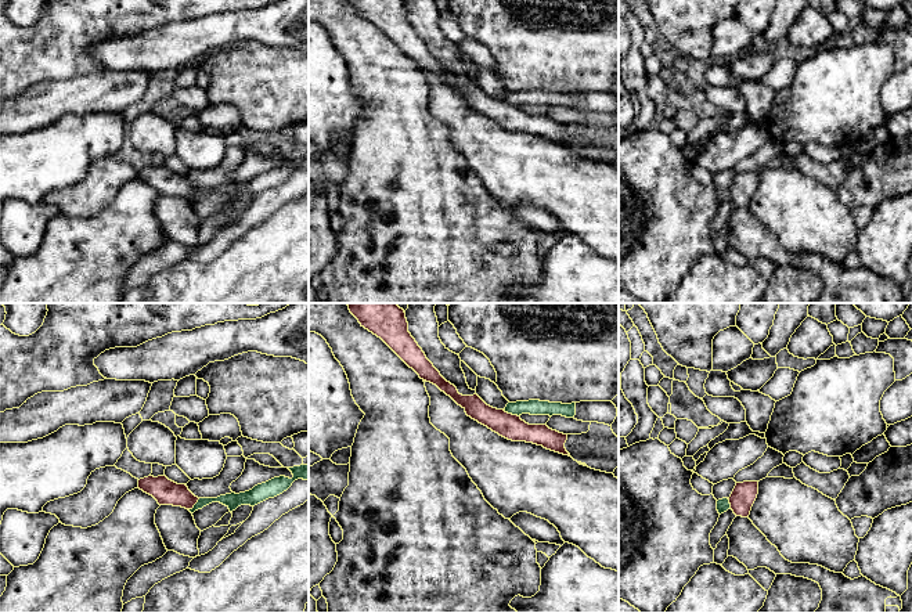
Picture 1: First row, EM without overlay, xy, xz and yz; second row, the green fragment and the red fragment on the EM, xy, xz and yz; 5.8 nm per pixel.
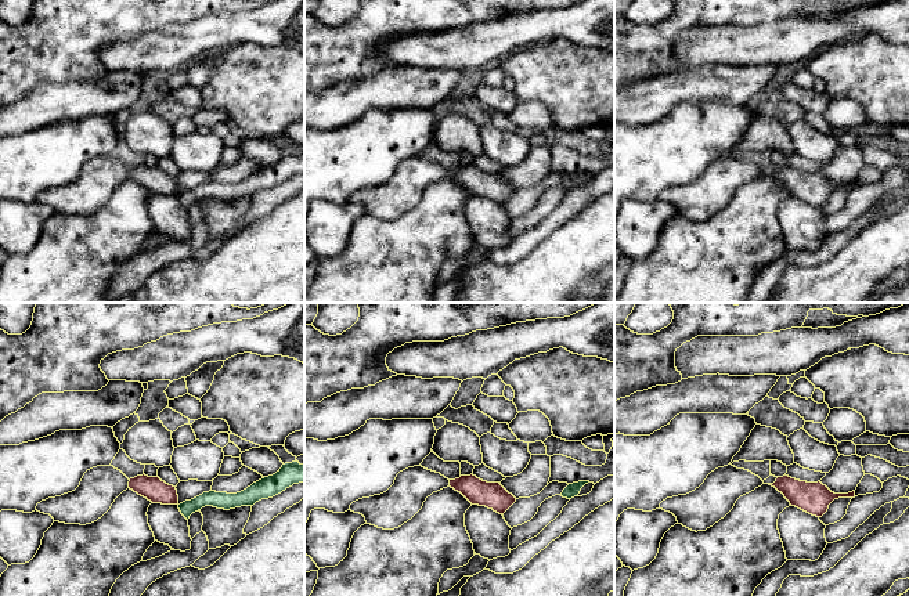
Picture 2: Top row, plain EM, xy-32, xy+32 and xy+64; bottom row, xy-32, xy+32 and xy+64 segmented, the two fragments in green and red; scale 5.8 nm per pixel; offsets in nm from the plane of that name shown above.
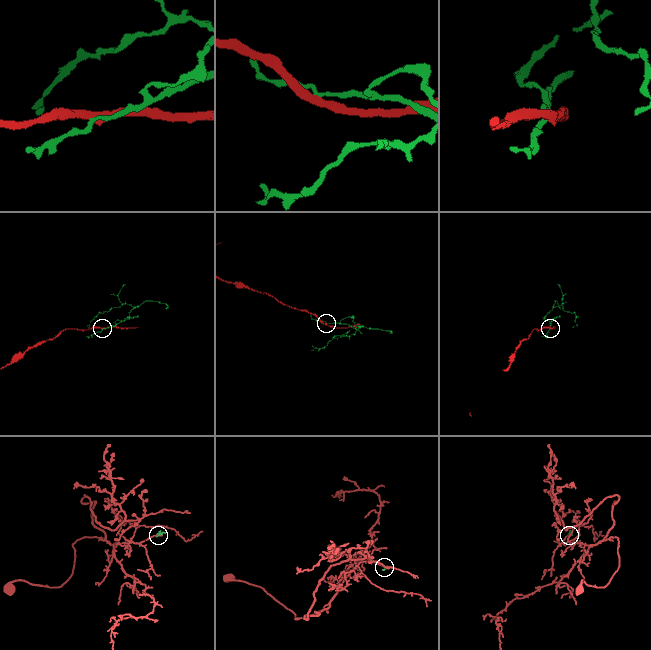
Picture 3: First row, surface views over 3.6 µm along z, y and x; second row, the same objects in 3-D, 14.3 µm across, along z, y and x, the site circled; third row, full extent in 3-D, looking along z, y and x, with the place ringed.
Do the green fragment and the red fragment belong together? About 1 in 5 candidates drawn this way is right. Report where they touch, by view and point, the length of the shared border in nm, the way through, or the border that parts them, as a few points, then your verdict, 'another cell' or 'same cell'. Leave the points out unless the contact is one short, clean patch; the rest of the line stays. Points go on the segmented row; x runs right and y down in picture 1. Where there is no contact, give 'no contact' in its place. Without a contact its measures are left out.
meets green in xz at (511, 413); contact 100 nm long; border along xz (503, 410), (518, 417); another cell

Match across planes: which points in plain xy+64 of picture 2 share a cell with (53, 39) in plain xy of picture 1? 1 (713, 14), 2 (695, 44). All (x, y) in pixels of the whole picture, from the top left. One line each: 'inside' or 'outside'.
1: inside
2: outside

